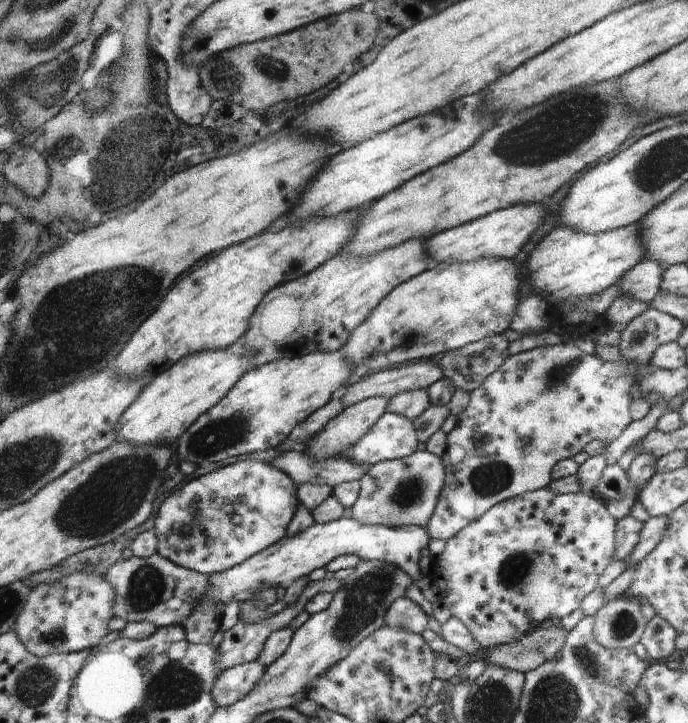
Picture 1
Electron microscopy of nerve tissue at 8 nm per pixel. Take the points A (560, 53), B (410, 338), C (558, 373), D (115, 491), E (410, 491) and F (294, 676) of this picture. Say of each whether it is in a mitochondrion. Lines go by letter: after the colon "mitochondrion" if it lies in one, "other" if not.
A: other
B: mitochondrion
C: mitochondrion
D: mitochondrion
E: mitochondrion
F: other

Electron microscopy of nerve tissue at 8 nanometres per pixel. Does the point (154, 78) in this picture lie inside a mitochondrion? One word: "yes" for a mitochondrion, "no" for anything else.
no

